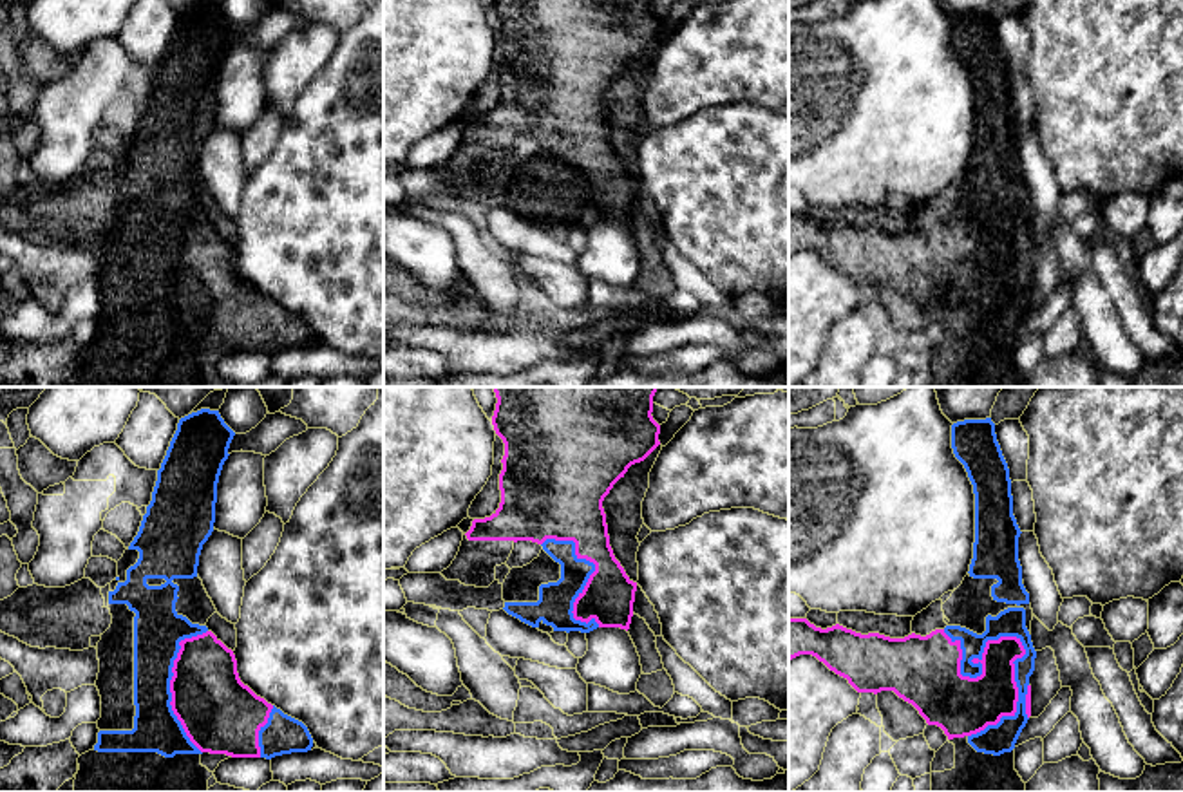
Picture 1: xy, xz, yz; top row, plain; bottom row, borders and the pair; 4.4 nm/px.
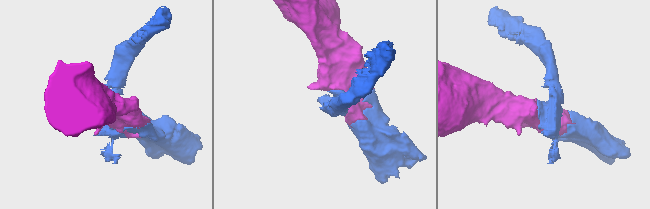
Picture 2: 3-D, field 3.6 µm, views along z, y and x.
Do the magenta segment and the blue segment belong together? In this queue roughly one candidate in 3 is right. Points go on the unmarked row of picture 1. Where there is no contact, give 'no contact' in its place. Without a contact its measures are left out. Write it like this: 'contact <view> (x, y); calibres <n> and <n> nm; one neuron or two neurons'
contact yz (1017, 292); calibres 260 and 130 nm; one neuron

